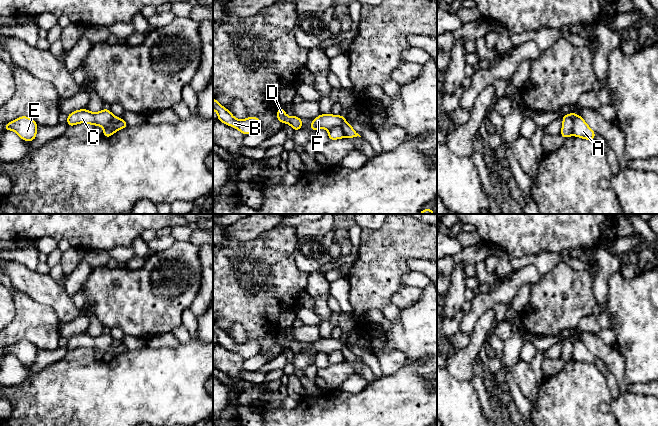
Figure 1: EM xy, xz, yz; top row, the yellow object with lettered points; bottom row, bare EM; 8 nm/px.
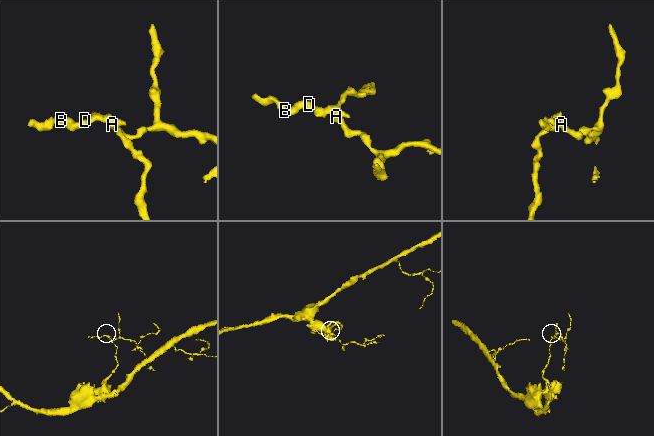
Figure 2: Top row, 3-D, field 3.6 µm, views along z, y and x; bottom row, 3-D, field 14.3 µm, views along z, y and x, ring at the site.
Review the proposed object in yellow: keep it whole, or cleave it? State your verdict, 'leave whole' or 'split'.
split

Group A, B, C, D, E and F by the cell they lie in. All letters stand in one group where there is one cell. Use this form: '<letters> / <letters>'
A / B C D E F

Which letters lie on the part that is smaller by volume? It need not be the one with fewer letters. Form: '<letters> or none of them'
A

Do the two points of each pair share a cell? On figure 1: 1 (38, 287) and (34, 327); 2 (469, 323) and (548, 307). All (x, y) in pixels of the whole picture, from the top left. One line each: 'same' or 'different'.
1: different
2: different

